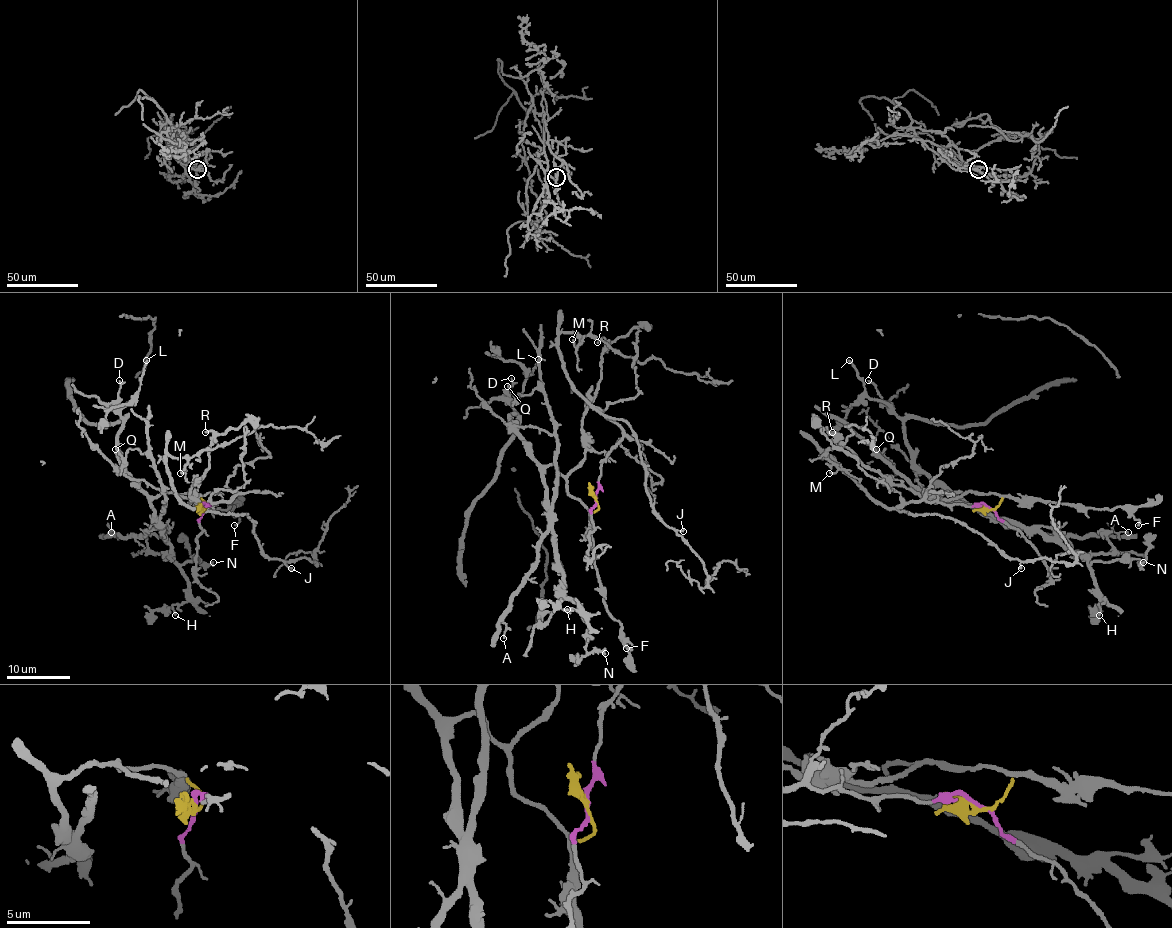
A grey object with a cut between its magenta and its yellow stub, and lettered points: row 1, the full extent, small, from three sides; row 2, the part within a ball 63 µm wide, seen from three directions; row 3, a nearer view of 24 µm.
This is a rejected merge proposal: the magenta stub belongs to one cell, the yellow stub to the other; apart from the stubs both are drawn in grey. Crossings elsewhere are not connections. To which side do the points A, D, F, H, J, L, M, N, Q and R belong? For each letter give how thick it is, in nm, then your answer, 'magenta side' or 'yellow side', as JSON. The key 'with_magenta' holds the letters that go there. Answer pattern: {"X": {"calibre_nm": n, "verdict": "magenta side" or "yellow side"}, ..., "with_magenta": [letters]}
{"A": {"calibre_nm": 140, "verdict": "yellow side"}, "D": {"calibre_nm": 80, "verdict": "yellow side"}, "F": {"calibre_nm": 160, "verdict": "yellow side"}, "H": {"calibre_nm": 150, "verdict": "yellow side"}, "J": {"calibre_nm": 120, "verdict": "magenta side"}, "L": {"calibre_nm": 220, "verdict": "yellow side"}, "M": {"calibre_nm": 140, "verdict": "magenta side"}, "N": {"calibre_nm": 260, "verdict": "yellow side"}, "Q": {"calibre_nm": 150, "verdict": "yellow side"}, "R": {"calibre_nm": 220, "verdict": "yellow side"}, "with_magenta": ["J", "M"]}

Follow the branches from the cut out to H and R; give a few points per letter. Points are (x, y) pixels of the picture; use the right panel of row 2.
H: (990, 509), (999, 504), (1001, 496), (955, 494), (983, 514), (1036, 526), (1080, 555), (1096, 585), (1099, 615)
R: (990, 509), (999, 504), (1001, 496), (966, 491), (947, 499), (923, 499), (867, 467), (832, 432)

